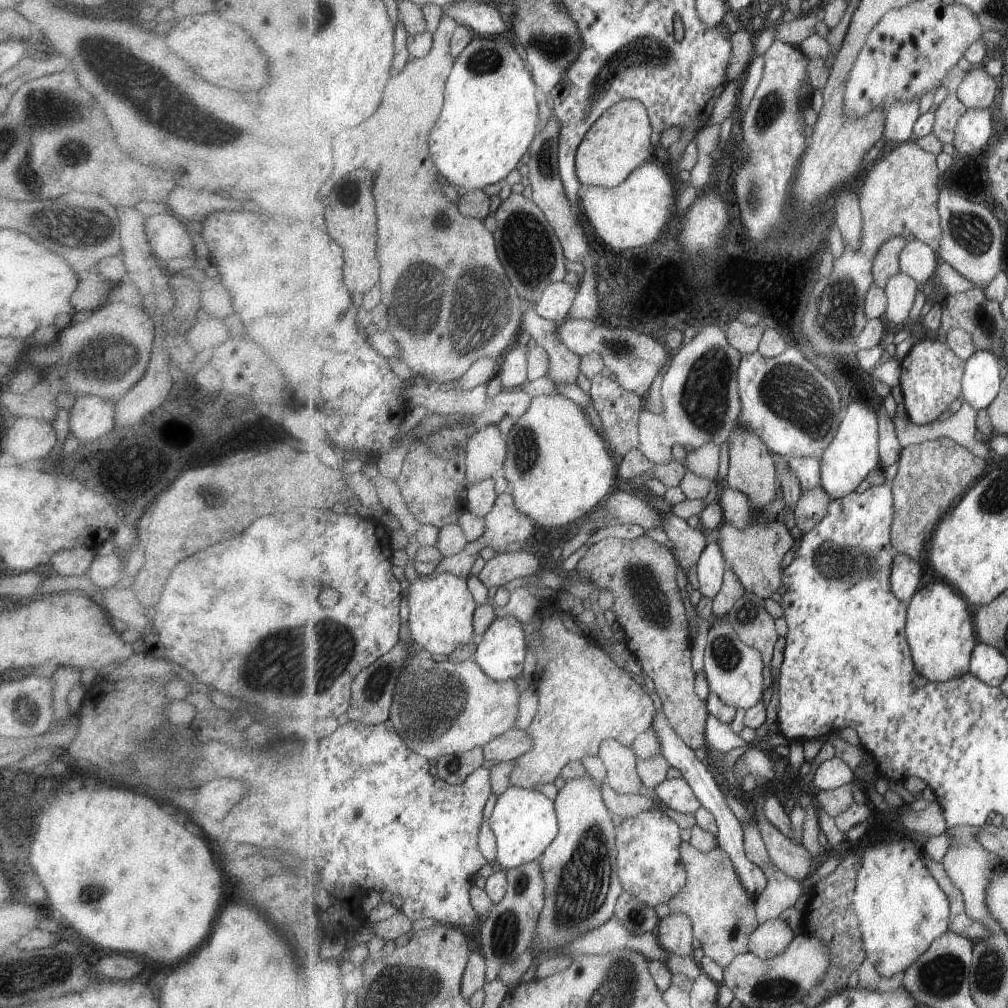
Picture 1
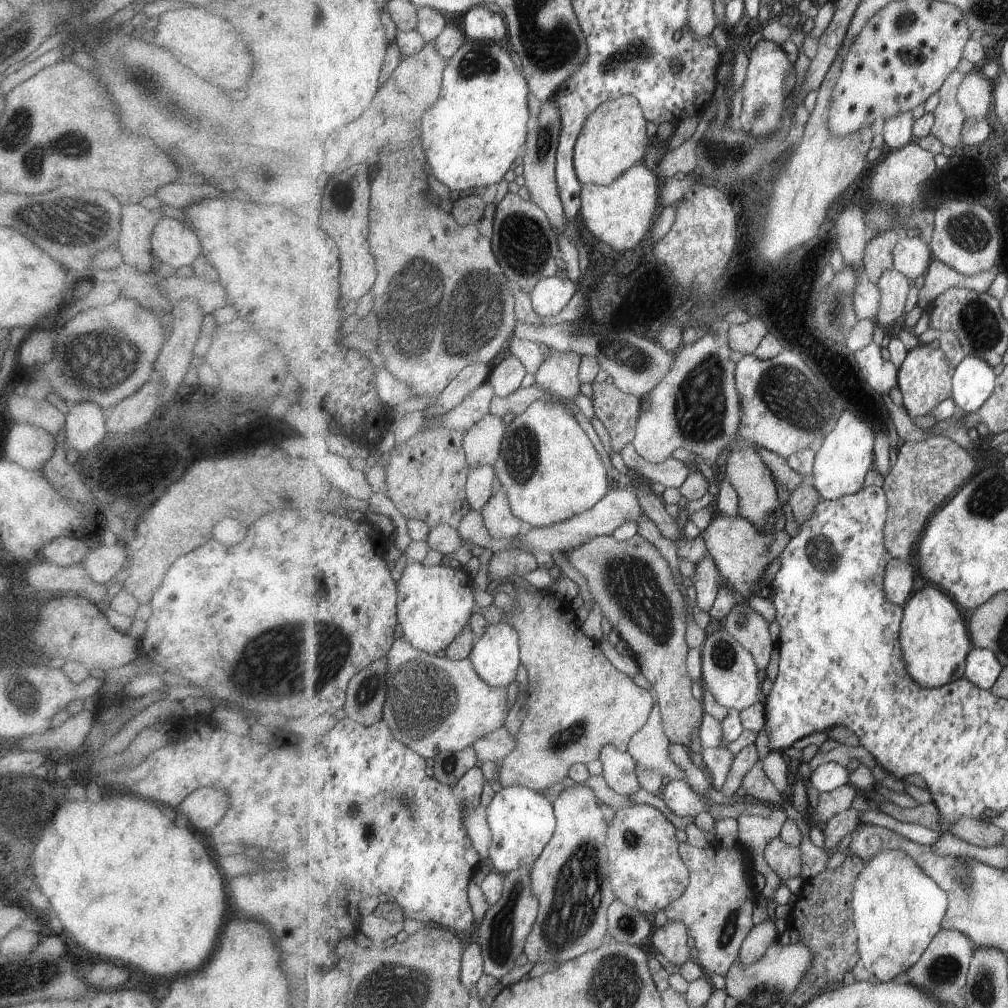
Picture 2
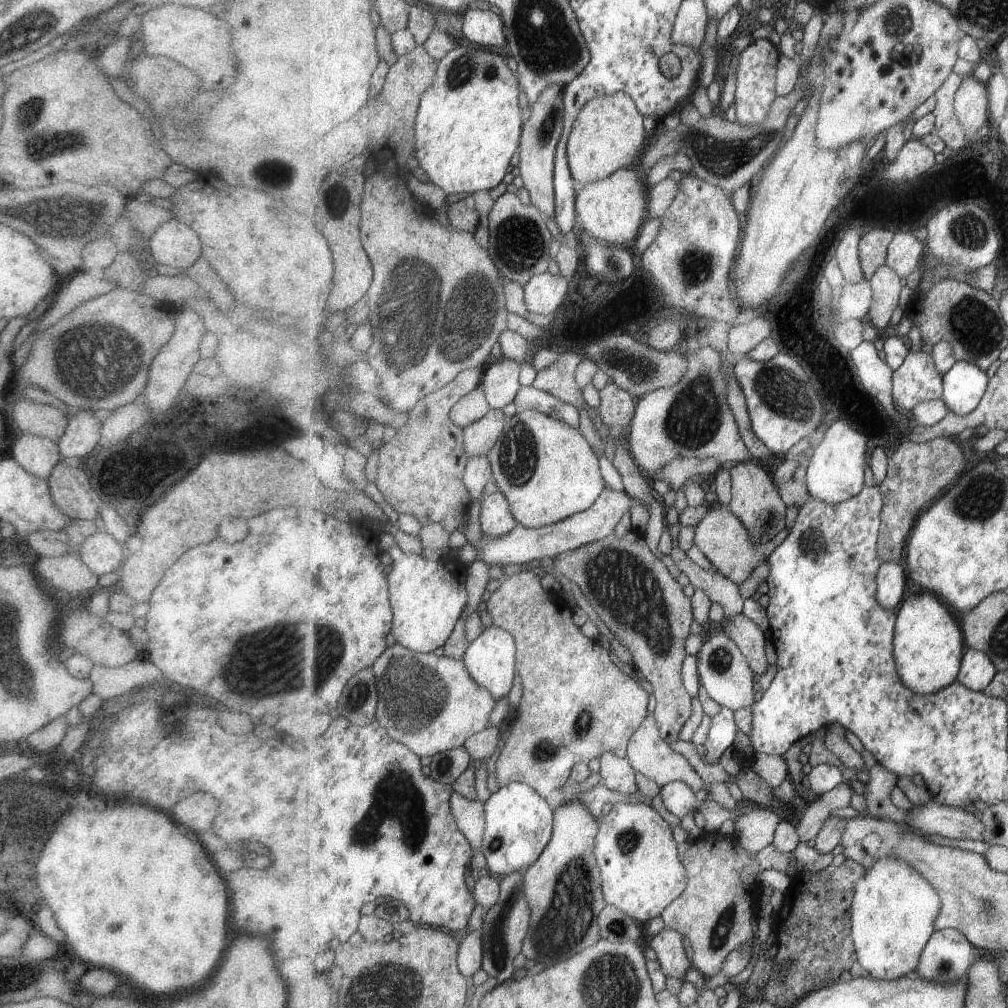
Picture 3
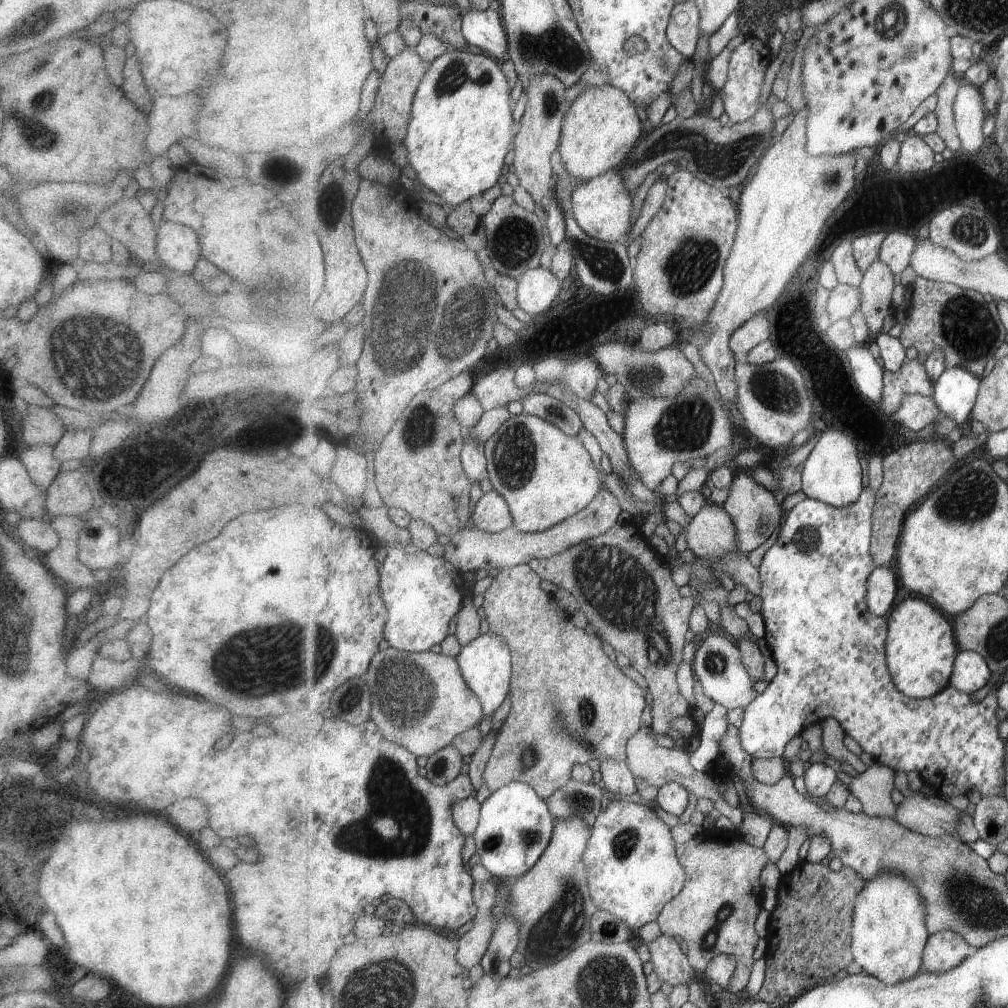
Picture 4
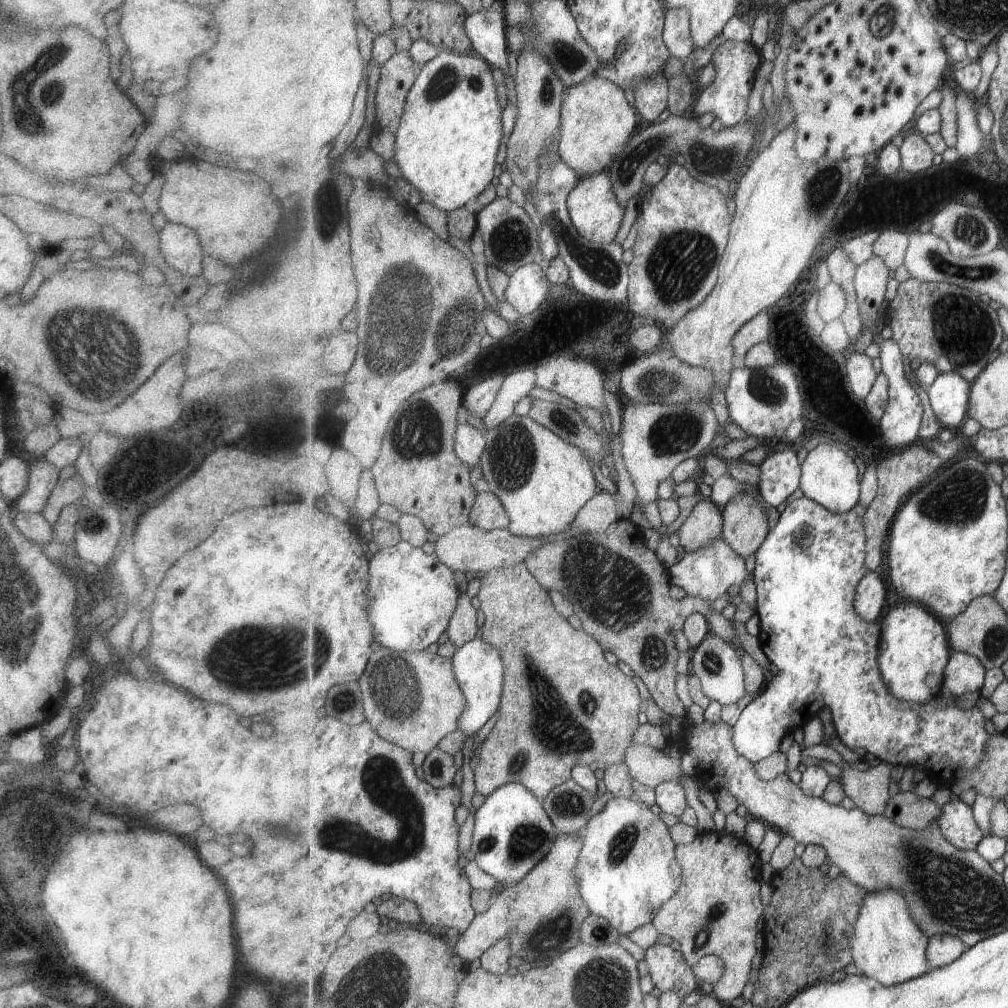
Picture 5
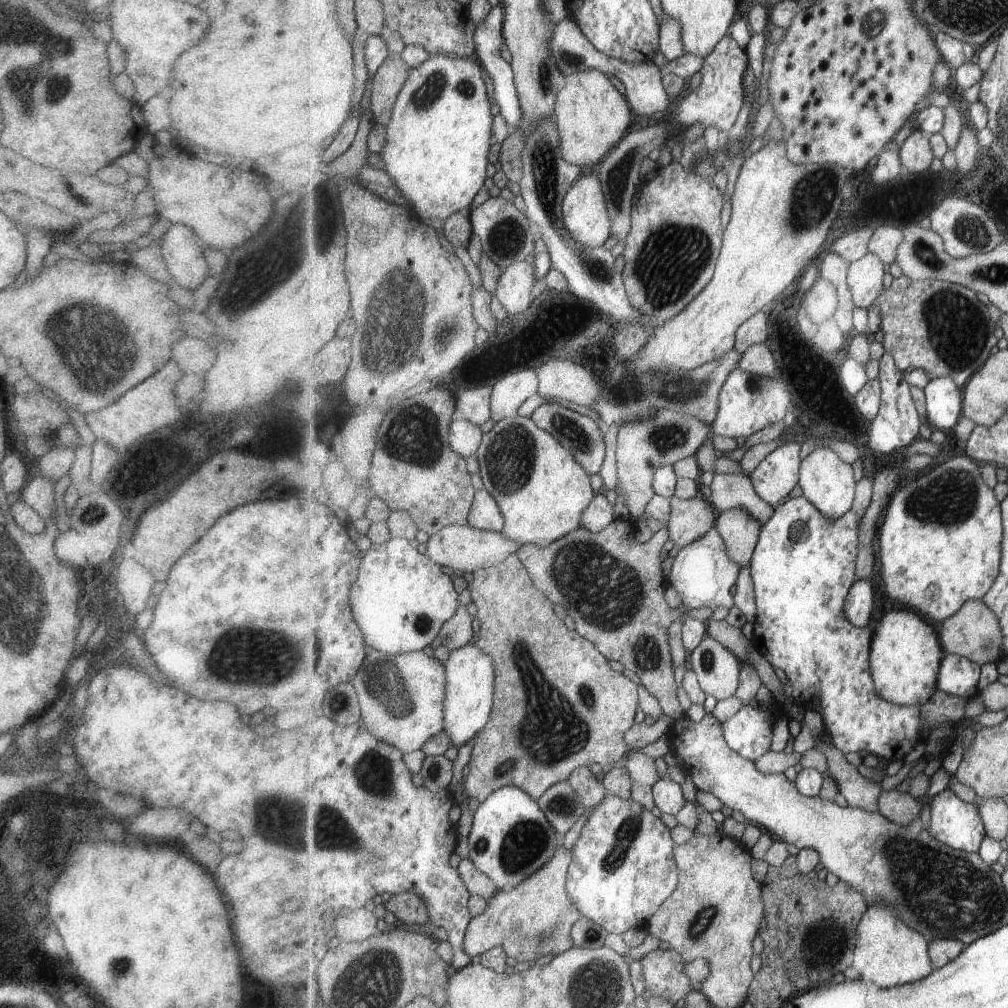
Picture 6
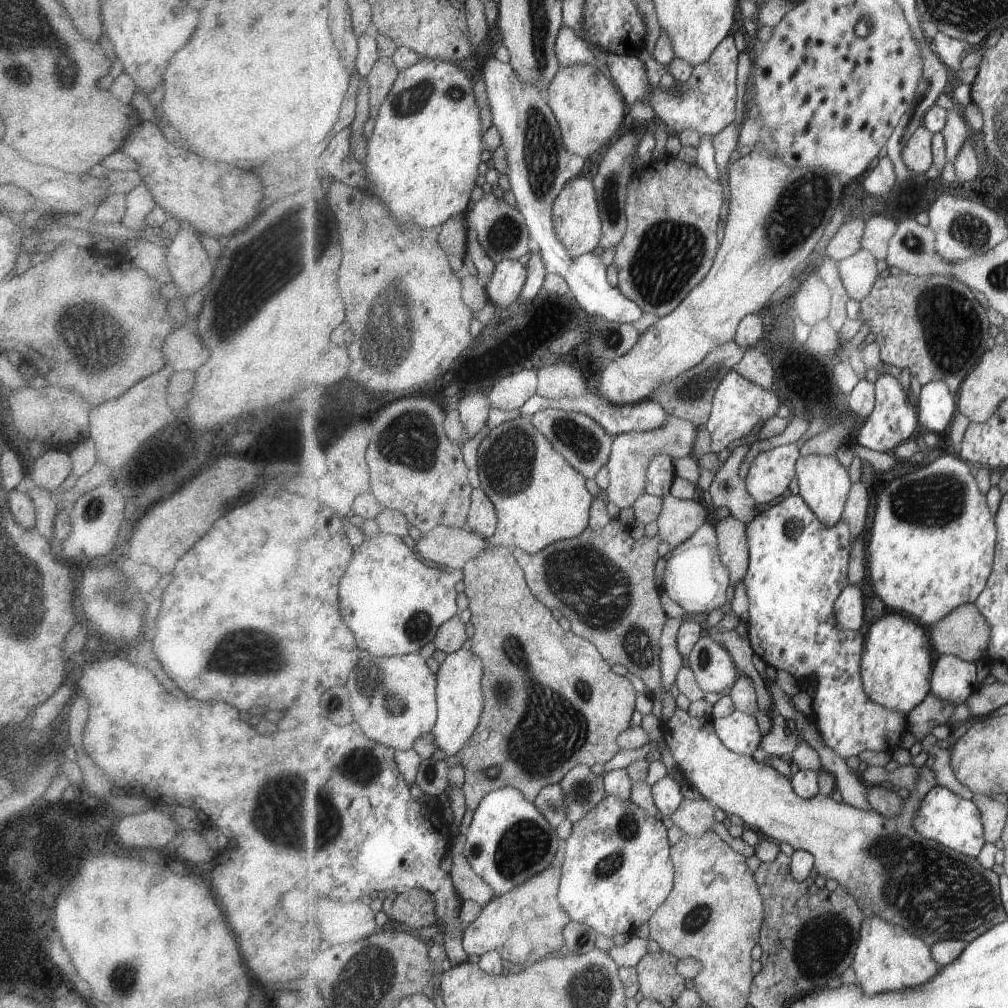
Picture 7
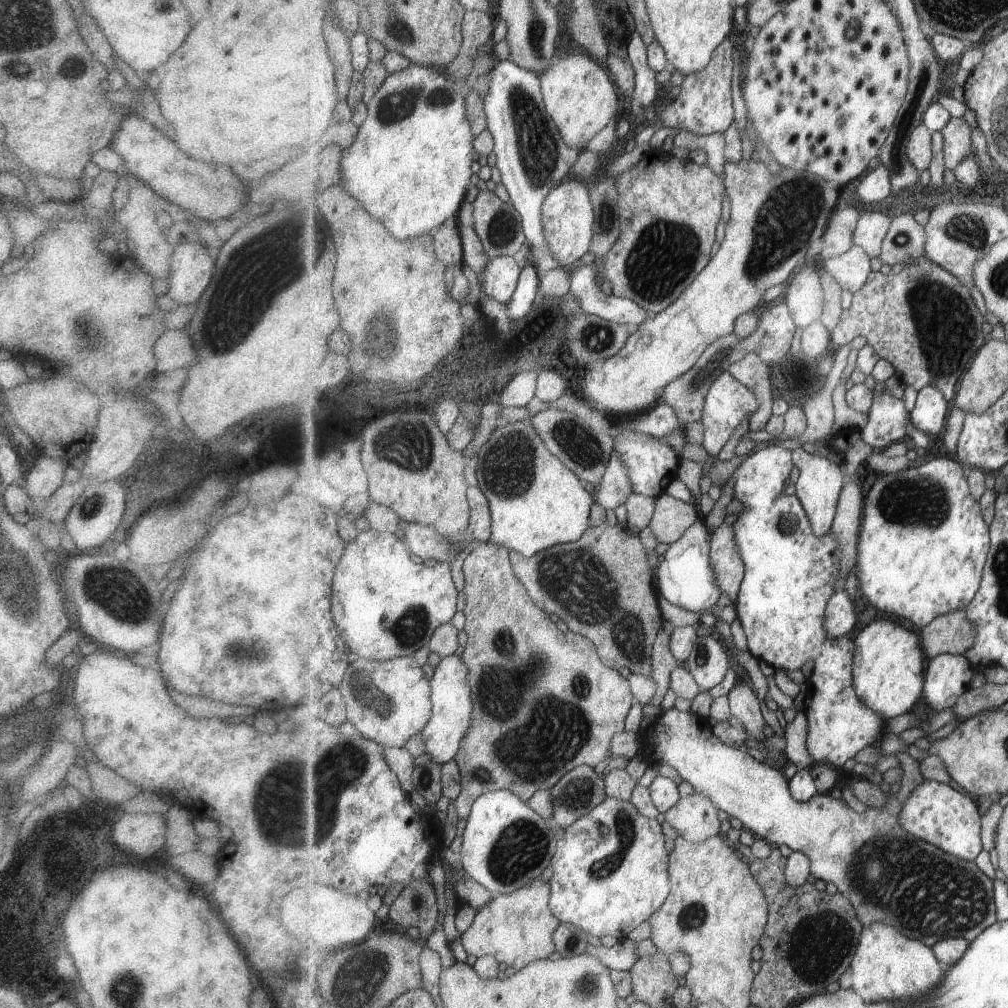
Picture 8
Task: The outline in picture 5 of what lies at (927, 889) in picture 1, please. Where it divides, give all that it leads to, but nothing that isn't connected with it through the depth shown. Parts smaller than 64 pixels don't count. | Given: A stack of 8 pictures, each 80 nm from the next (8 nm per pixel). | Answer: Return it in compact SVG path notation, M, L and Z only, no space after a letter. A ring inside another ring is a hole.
M897 889L868 891L851 946L854 964L863 975L877 979L885 986L893 986L928 973L929 941L928 934L917 924L905 895Z

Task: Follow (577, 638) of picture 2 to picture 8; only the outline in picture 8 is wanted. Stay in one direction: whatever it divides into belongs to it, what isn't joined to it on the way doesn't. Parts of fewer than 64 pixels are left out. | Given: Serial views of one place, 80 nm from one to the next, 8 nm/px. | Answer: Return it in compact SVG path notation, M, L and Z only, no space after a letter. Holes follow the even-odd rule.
M487 542L470 551L463 562L465 587L468 603L464 608L465 625L463 630L467 634L466 644L462 657L470 668L470 685L474 696L474 711L472 714L472 726L468 734L461 741L461 748L456 756L462 772L462 793L456 798L455 808L458 818L468 818L472 813L473 805L482 794L497 789L509 789L518 794L525 802L529 802L533 795L543 789L552 789L568 772L581 765L597 766L601 760L608 760L612 754L611 743L617 733L625 730L625 718L636 704L636 696L633 694L630 680L623 678L613 667L607 666L598 653L597 647L589 638L577 636L573 632L561 632L559 626L549 618L551 614L533 604L526 586L515 574L510 550L507 547Z

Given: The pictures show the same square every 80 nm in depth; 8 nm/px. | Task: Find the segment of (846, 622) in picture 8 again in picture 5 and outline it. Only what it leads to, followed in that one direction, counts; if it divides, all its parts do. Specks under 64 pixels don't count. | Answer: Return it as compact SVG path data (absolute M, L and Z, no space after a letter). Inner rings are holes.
M869 571L869 574L860 582L856 594L856 611L866 620L877 620L883 614L887 604L887 584L881 572Z

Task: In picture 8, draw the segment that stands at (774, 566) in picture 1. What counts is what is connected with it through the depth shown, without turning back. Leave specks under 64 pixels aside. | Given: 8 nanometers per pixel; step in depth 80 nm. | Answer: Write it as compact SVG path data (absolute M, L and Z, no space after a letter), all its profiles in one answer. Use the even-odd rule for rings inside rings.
M663 492L657 498L650 527L657 542L676 543L695 523L702 520L699 506L685 502Z

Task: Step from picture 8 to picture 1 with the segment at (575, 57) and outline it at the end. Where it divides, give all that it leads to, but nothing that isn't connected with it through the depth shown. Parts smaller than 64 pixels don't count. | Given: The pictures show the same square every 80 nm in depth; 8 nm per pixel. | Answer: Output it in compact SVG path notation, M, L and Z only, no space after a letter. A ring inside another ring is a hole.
M635 99L618 102L593 124L576 154L577 176L583 186L613 188L625 182L634 170L653 159L652 125L648 106Z

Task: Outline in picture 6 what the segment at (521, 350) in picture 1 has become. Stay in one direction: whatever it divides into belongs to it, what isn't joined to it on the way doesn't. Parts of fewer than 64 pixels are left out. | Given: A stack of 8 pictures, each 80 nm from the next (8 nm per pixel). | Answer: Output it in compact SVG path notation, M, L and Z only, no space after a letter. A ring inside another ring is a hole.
M480 386L462 392L458 396L458 408L467 421L476 425L481 425L486 420L491 419L492 404L491 397L494 386Z

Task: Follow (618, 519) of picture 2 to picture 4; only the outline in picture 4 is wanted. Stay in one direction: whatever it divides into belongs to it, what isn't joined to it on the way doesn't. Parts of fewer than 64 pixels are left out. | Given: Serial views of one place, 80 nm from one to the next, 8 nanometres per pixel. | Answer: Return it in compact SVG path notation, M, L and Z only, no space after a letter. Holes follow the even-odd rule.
M602 488L600 493L581 512L566 518L563 522L544 531L536 533L523 532L515 525L500 533L489 533L475 526L472 530L462 528L452 536L449 545L445 545L444 557L449 559L459 570L491 570L491 568L508 569L535 559L548 559L557 553L565 552L580 542L598 537L609 532L617 518L621 516L621 500Z

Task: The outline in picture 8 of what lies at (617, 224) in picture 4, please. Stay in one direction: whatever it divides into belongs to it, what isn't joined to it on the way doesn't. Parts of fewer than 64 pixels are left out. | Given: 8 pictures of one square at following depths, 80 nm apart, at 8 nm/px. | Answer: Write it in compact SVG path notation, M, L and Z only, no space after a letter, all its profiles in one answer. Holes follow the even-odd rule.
M568 179L557 185L545 200L542 213L544 216L544 233L549 250L562 266L568 267L579 261L590 251L595 236L595 213L590 193L590 183L579 179Z

